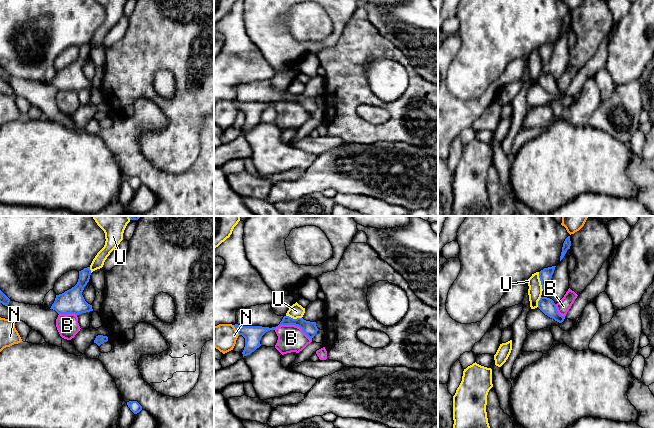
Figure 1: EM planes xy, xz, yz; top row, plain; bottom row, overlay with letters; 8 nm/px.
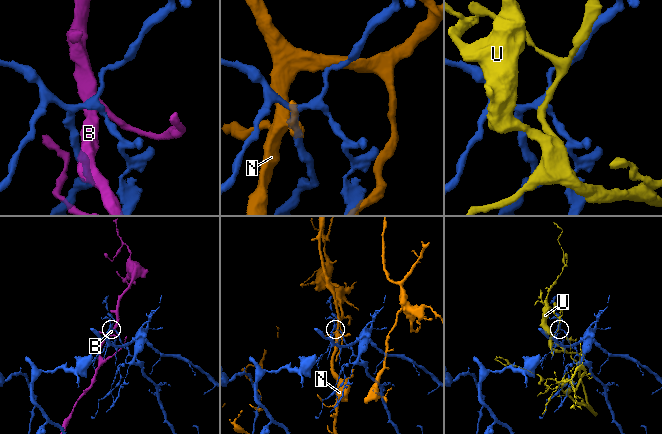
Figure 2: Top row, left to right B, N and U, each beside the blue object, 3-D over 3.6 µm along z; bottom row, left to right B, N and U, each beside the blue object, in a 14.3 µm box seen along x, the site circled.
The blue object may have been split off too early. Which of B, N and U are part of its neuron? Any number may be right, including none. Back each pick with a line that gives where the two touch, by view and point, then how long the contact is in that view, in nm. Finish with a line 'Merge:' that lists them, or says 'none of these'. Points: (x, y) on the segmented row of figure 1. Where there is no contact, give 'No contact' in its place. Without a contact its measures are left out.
Merge: none of these

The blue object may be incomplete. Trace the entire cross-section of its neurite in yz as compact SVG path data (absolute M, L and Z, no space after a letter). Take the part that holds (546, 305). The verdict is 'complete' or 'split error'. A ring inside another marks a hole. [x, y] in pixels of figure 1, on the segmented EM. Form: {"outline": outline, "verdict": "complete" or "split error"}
{"outline": "M541 297L538 301L538 308L548 317L555 321L562 323L565 319L564 316L560 315L557 311L556 304L554 301L547 297Z", "verdict": "complete"}

